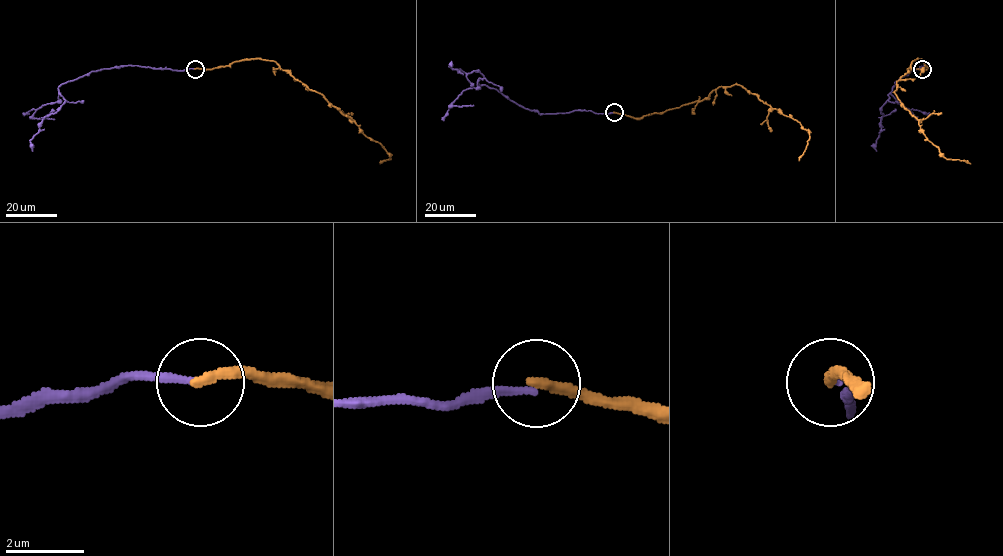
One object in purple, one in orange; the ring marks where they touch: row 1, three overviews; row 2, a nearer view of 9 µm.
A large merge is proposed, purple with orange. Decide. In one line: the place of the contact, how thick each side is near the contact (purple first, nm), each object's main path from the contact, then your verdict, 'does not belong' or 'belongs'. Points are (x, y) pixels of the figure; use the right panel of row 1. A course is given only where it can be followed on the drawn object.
at (922, 69); 180 nm thick on the purple side, 280 nm on the other; purple runs (923, 69), (920, 68), (924, 66), (910, 71), (895, 82), (881, 108), (883, 115), (876, 151); orange runs (922, 69), (928, 67), (923, 60), (912, 61), (911, 69), (896, 82), (895, 94), (942, 154), (970, 164); does not belong

